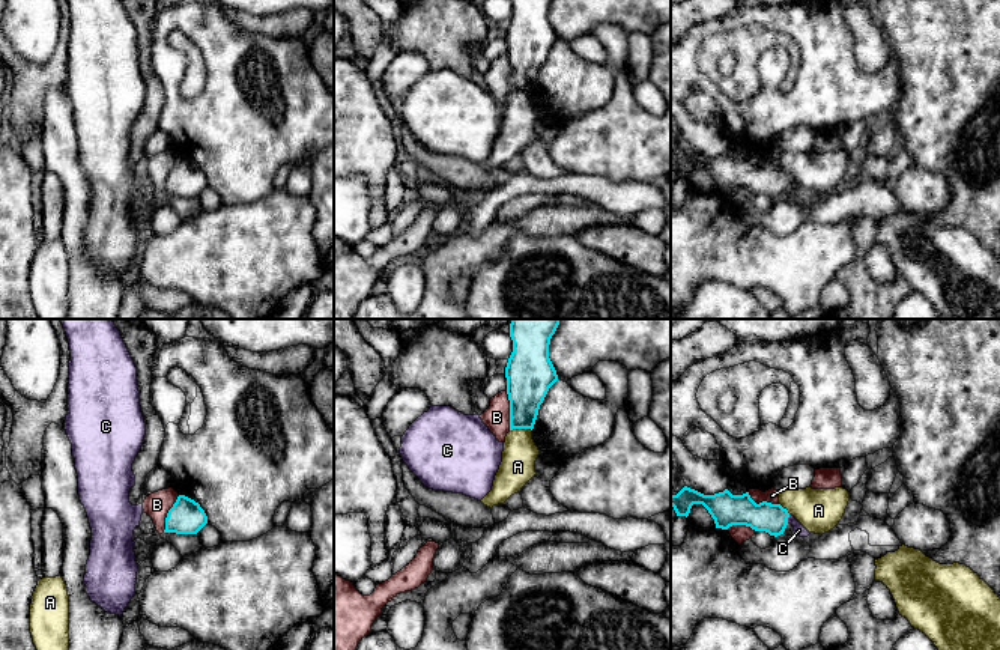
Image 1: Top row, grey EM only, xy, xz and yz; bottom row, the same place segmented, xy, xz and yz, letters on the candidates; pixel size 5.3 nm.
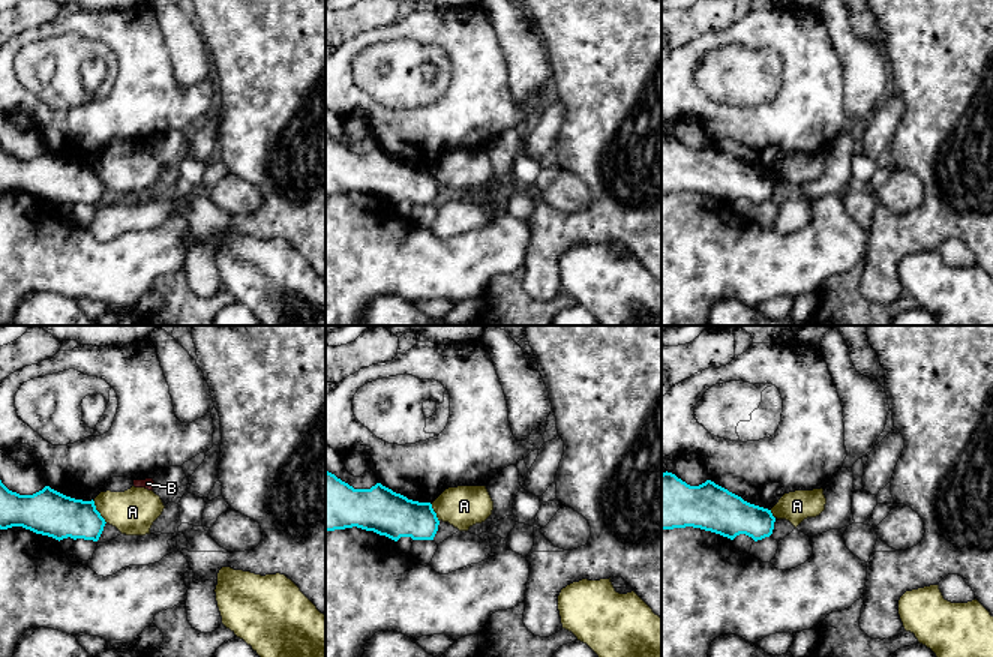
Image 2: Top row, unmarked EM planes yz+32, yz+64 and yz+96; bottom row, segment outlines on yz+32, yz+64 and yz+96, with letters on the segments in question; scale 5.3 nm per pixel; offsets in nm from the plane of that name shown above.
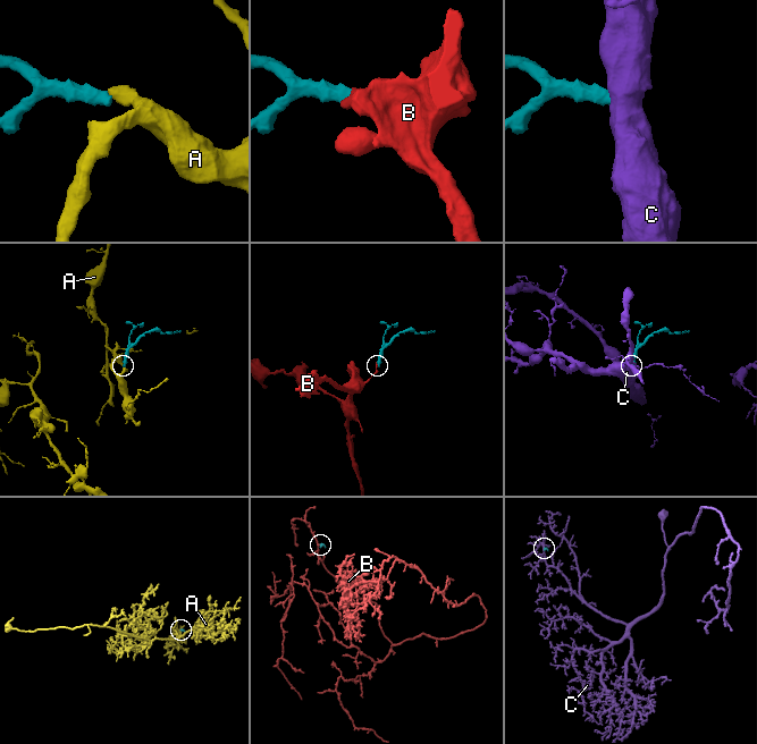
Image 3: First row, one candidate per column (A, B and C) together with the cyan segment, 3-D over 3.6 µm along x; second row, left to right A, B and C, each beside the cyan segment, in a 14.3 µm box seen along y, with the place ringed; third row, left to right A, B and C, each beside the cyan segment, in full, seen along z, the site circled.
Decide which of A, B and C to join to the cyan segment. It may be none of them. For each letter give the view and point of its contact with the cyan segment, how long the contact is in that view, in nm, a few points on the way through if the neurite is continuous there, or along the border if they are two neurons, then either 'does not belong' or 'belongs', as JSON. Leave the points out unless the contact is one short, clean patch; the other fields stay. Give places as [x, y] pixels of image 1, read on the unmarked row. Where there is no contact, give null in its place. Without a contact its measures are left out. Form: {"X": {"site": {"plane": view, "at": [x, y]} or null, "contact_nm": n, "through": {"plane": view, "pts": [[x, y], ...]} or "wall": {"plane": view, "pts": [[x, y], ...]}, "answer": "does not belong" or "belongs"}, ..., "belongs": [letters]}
{"A": {"site": {"plane": "xz", "at": [521, 91]}, "contact_nm": 120, "wall": {"plane": "xz", "pts": [[531, 92], [510, 94]]}, "answer": "does not belong"}, "B": {"site": {"plane": "xz", "at": [510, 74]}, "contact_nm": 200, "wall": {"plane": "xz", "pts": [[506, 54], [510, 92]]}, "answer": "does not belong"}, "C": {"site": {"plane": "yz", "at": [787, 182]}, "contact_nm": 50, "through": {"plane": "yz", "pts": [[742, 173], [757, 179], [787, 182], [799, 193]]}, "answer": "belongs"}, "belongs": ["C"]}

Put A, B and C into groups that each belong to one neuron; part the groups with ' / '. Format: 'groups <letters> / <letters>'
groups A / B / C

